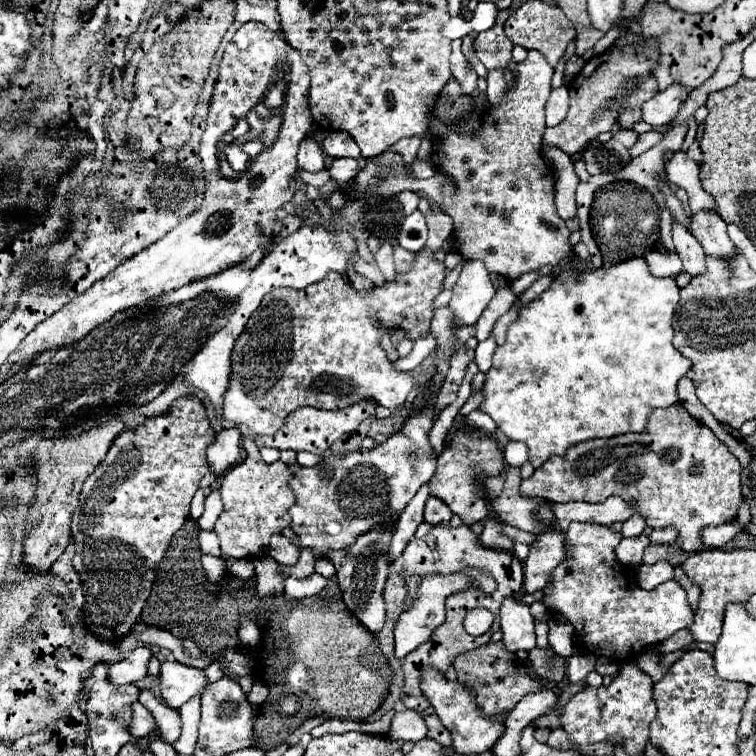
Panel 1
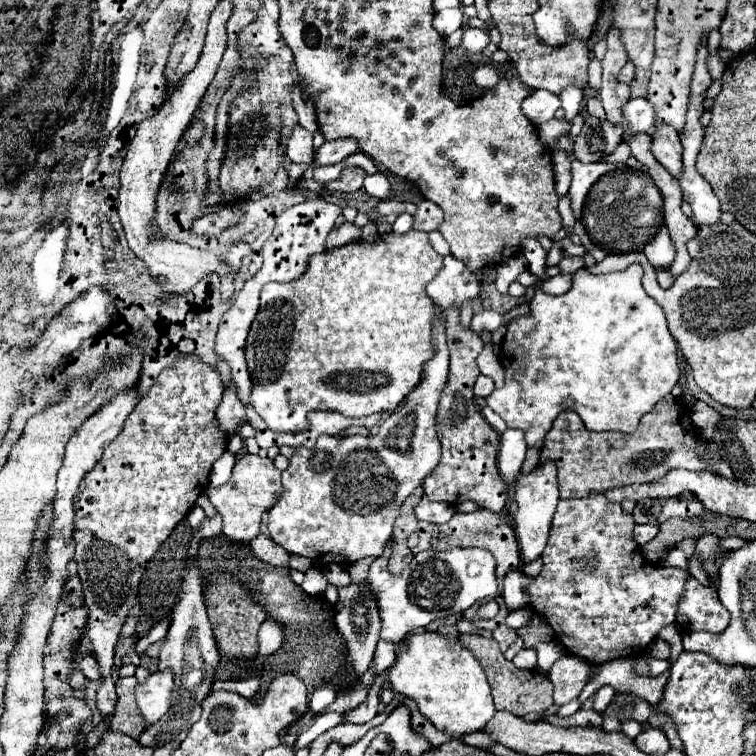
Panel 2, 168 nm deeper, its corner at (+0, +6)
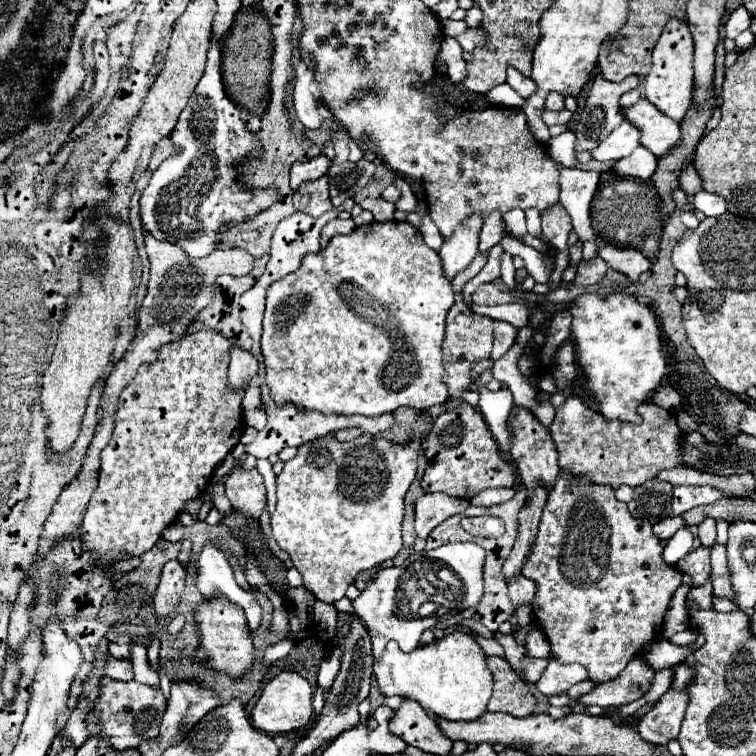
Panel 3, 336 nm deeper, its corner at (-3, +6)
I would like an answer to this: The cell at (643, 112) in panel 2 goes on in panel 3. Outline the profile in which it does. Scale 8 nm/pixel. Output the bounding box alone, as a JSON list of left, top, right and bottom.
[592,120,642,160]

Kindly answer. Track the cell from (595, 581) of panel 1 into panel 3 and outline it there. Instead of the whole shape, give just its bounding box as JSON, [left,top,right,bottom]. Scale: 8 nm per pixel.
[522,474,682,684]

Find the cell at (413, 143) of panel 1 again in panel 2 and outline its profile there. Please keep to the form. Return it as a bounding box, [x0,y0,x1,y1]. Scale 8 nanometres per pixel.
[325,168,365,192]

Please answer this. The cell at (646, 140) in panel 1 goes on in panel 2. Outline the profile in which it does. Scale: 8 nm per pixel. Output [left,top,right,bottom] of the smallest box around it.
[605,142,631,164]

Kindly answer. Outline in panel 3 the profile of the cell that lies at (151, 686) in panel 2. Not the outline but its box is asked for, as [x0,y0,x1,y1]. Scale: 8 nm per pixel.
[88,680,166,750]

